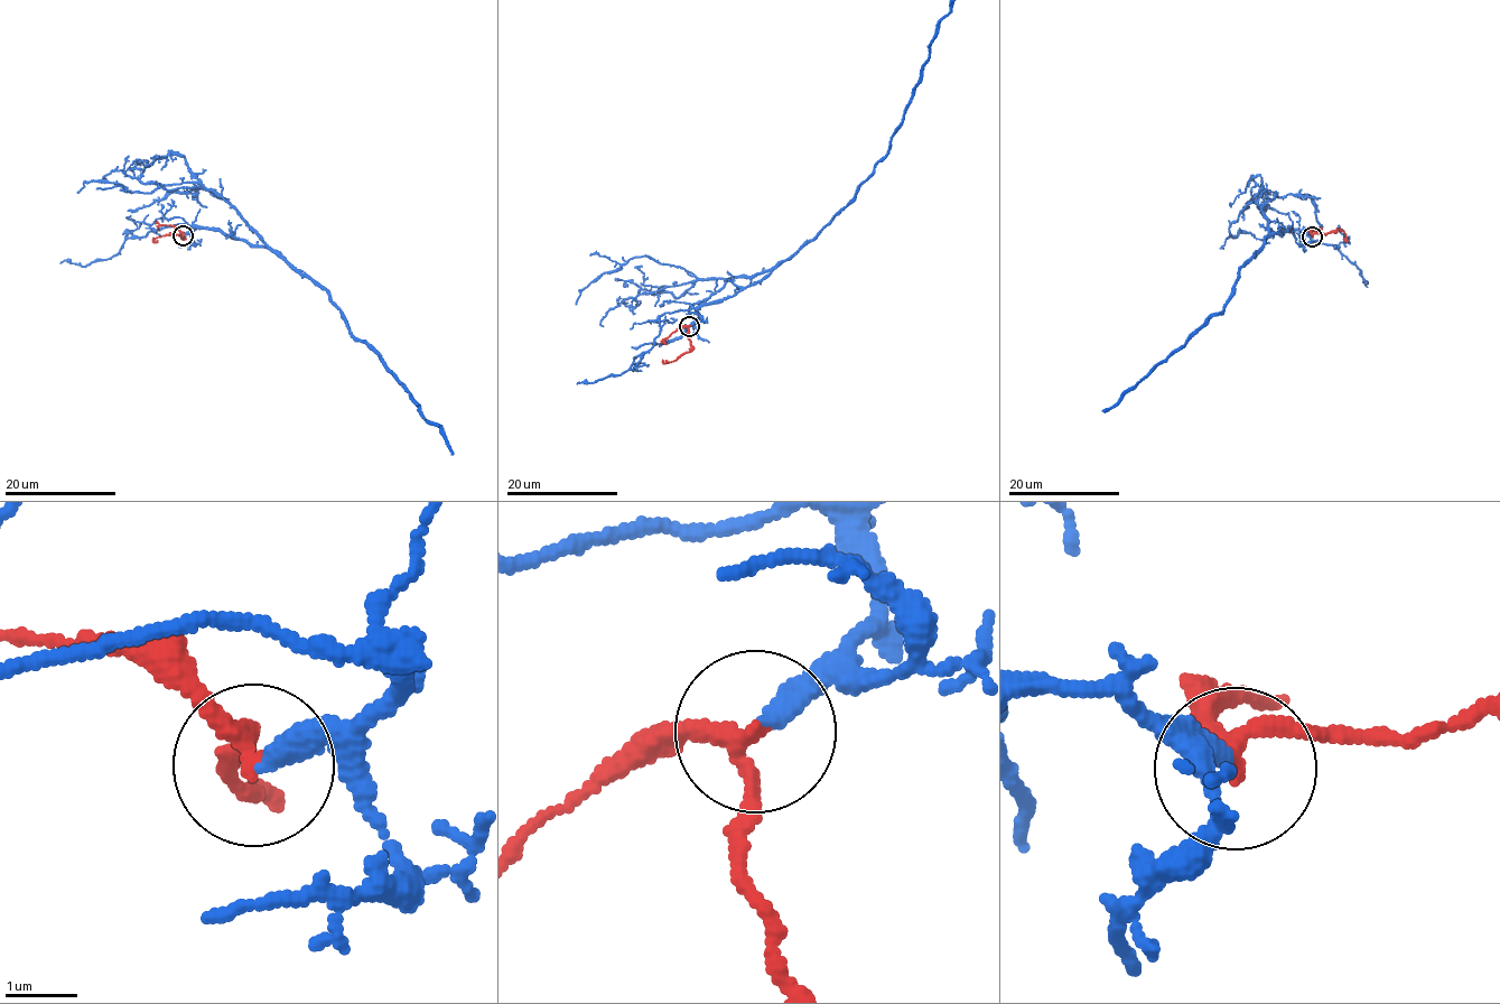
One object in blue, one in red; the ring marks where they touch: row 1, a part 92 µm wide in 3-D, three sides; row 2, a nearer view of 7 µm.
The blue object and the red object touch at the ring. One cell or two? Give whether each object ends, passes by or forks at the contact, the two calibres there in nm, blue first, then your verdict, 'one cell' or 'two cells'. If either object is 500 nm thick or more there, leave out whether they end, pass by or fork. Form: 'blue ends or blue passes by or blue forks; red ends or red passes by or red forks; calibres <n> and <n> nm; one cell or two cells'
blue ends; red passes by; calibres 320 and 200 nm; one cell

